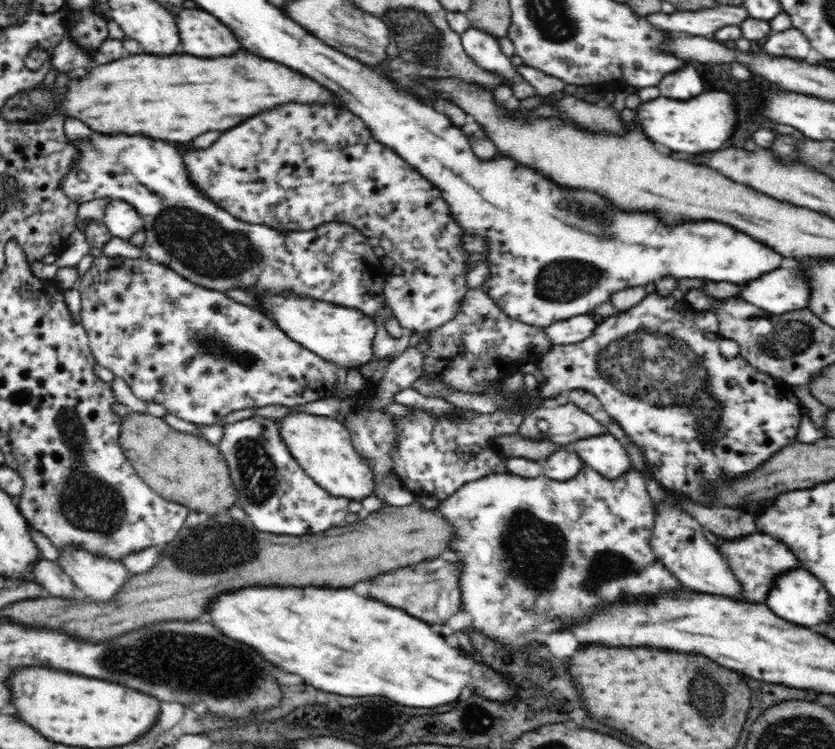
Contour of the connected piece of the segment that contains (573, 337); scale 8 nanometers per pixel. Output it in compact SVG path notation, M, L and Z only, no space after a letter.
M578 314L566 320L558 320L544 328L553 345L578 344L592 336L600 318L593 314Z

